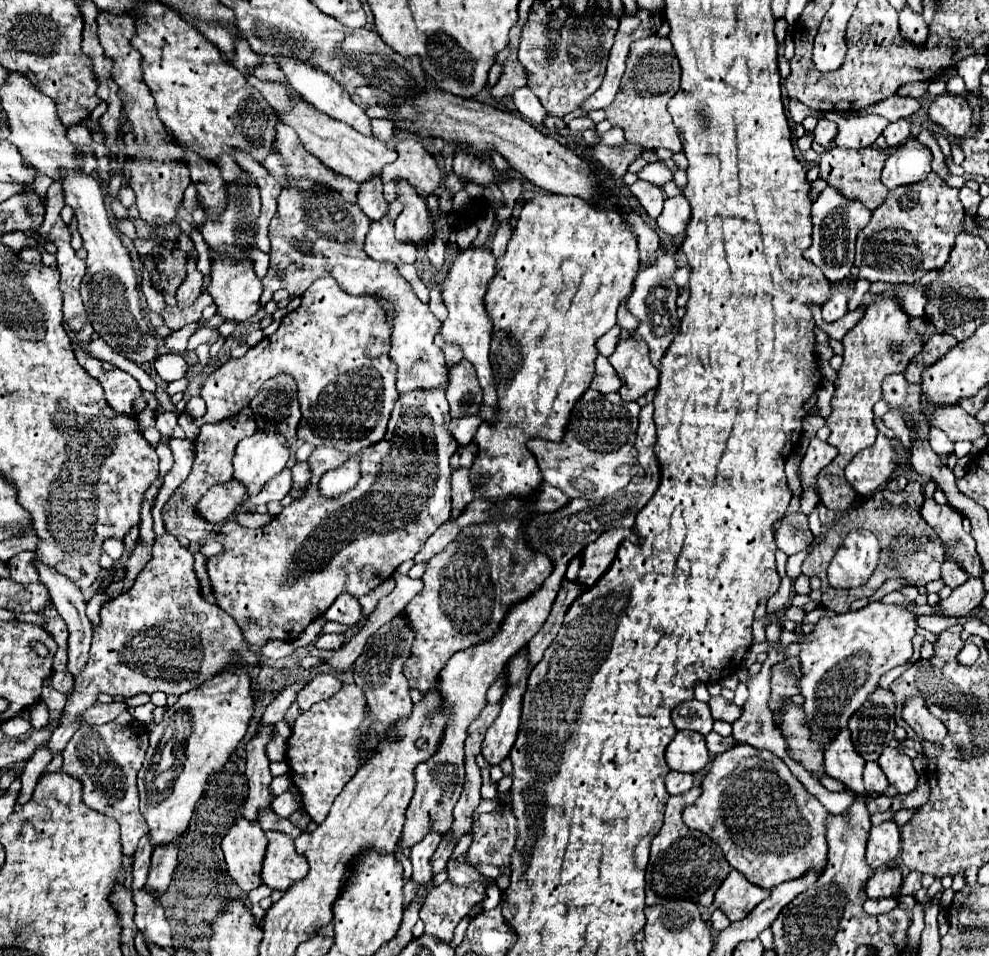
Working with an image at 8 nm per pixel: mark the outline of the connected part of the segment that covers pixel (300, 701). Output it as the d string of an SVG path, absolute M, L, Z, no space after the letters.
M319 673L307 687L303 687L303 691L299 691L297 701L291 705L291 709L287 711L285 721L291 725L295 723L295 719L305 713L307 709L311 709L315 703L333 697L339 689L341 689L341 681L337 679L335 673Z

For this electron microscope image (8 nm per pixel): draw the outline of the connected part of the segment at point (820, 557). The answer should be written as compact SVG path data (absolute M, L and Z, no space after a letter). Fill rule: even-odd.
M911 481L903 491L899 493L889 493L889 491L879 491L879 497L883 501L889 501L891 505L873 505L871 499L859 503L857 507L853 507L851 511L843 513L841 517L837 517L831 525L827 525L827 533L823 535L821 543L813 547L813 551L807 555L807 559L803 561L803 575L817 575L821 579L821 591L823 591L823 607L831 609L835 613L847 613L851 603L855 599L863 599L863 597L871 597L887 579L893 577L901 577L907 579L913 585L927 585L929 581L937 581L941 579L941 565L945 561L945 543L937 537L935 531L931 531L931 527L927 527L927 523L923 521L921 513L915 509L921 509L923 505L923 489L917 481ZM897 503L897 505L893 505ZM915 507L915 509L911 509ZM847 521L855 521L857 527L865 527L869 529L881 545L881 553L879 553L879 565L875 567L873 575L869 577L869 581L863 587L855 587L855 589L833 589L827 581L827 567L829 561L833 559L833 529L843 529L843 525Z

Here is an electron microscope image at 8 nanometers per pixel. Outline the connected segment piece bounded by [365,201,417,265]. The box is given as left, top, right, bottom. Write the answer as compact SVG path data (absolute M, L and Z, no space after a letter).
M397 201L389 203L385 217L371 221L369 233L365 237L365 253L375 261L391 263L413 263L417 259L417 247L411 241L399 241L393 233L395 219L401 207Z

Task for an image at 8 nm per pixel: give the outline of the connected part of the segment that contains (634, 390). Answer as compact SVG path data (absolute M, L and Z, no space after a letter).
M633 337L619 341L609 361L623 383L619 389L623 401L637 401L647 391L657 389L659 371L653 367L647 345L643 341Z

